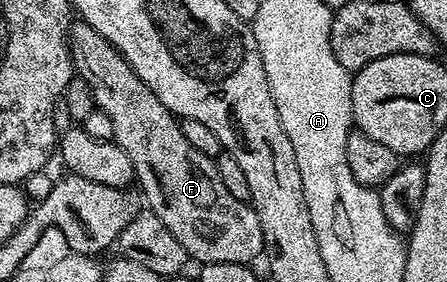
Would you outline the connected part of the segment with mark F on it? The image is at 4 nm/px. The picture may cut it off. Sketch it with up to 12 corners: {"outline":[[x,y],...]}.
{"outline":[[93,27],[69,29],[146,208],[192,262],[263,253],[250,204]]}

